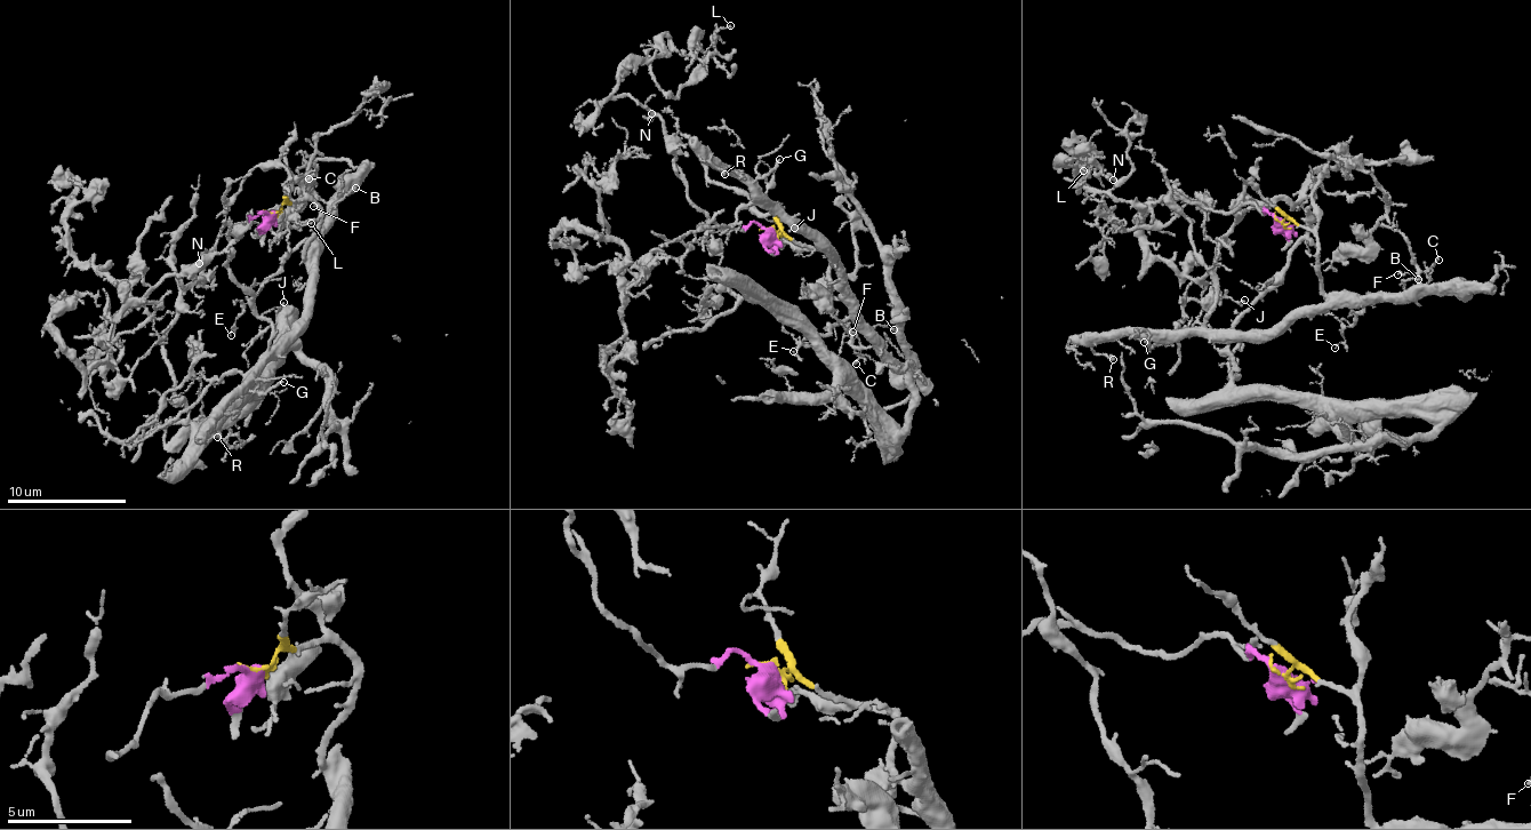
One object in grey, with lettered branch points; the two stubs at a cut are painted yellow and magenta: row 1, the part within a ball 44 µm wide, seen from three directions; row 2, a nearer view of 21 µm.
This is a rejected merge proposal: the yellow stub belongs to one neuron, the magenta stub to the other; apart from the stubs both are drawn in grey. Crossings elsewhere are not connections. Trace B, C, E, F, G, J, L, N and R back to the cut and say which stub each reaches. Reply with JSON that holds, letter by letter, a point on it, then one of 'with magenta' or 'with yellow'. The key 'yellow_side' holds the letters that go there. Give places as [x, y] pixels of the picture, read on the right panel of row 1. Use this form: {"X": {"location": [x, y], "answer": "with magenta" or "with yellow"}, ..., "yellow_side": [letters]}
{"B": {"location": [1418, 279], "answer": "with yellow"}, "C": {"location": [1439, 260], "answer": "with yellow"}, "E": {"location": [1335, 348], "answer": "with yellow"}, "F": {"location": [1397, 274], "answer": "with yellow"}, "G": {"location": [1144, 342], "answer": "with yellow"}, "J": {"location": [1244, 300], "answer": "with yellow"}, "L": {"location": [1083, 170], "answer": "with magenta"}, "N": {"location": [1113, 180], "answer": "with magenta"}, "R": {"location": [1113, 359], "answer": "with yellow"}, "yellow_side": ["B", "C", "E", "F", "G", "J", "R"]}

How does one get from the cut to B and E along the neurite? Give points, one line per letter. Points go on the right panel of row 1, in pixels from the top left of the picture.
B: (1277, 217), (1311, 231), (1316, 242), (1316, 273), (1329, 294), (1394, 295), (1401, 290), (1402, 281), (1419, 280)
E: (1277, 217), (1311, 231), (1322, 290), (1337, 296), (1368, 294), (1352, 325), (1344, 329), (1344, 342), (1333, 349)

